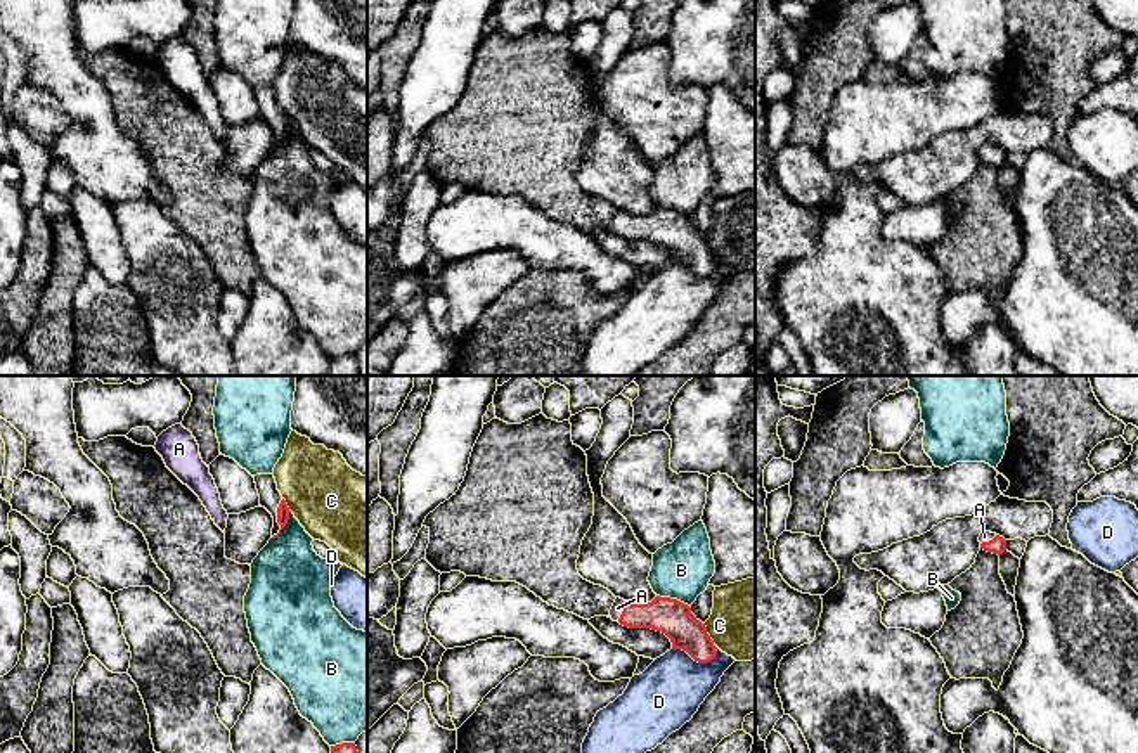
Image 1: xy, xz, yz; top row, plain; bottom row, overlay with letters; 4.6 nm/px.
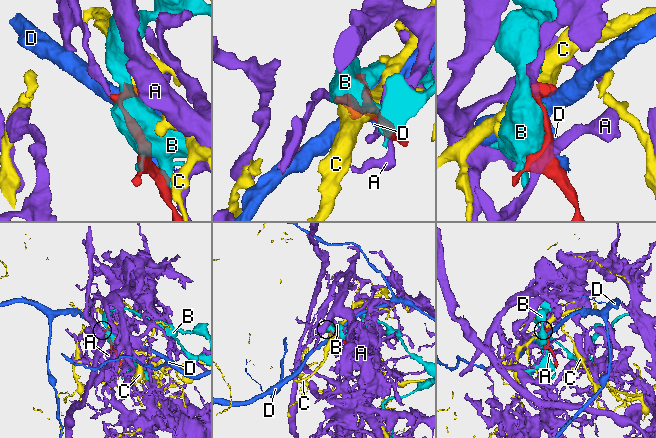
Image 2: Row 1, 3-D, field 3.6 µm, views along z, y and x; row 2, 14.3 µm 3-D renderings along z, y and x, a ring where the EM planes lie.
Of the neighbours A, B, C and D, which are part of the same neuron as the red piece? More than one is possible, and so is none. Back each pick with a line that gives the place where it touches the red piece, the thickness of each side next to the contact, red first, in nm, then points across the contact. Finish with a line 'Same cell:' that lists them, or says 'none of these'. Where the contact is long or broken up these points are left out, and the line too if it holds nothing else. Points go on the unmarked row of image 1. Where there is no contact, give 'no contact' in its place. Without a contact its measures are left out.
A: contact xz (622, 224); calibres 170 and 60 nm; way xz (671, 229), (622, 224), (617, 220)
Same cell: A

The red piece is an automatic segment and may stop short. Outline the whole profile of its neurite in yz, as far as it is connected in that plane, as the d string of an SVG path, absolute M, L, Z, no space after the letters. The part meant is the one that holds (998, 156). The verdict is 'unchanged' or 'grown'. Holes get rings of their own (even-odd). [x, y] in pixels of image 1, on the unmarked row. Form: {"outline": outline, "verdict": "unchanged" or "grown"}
{"outline": "M984 144L979 149L980 161L1001 168L1006 163L1006 152L996 145Z", "verdict": "grown"}

